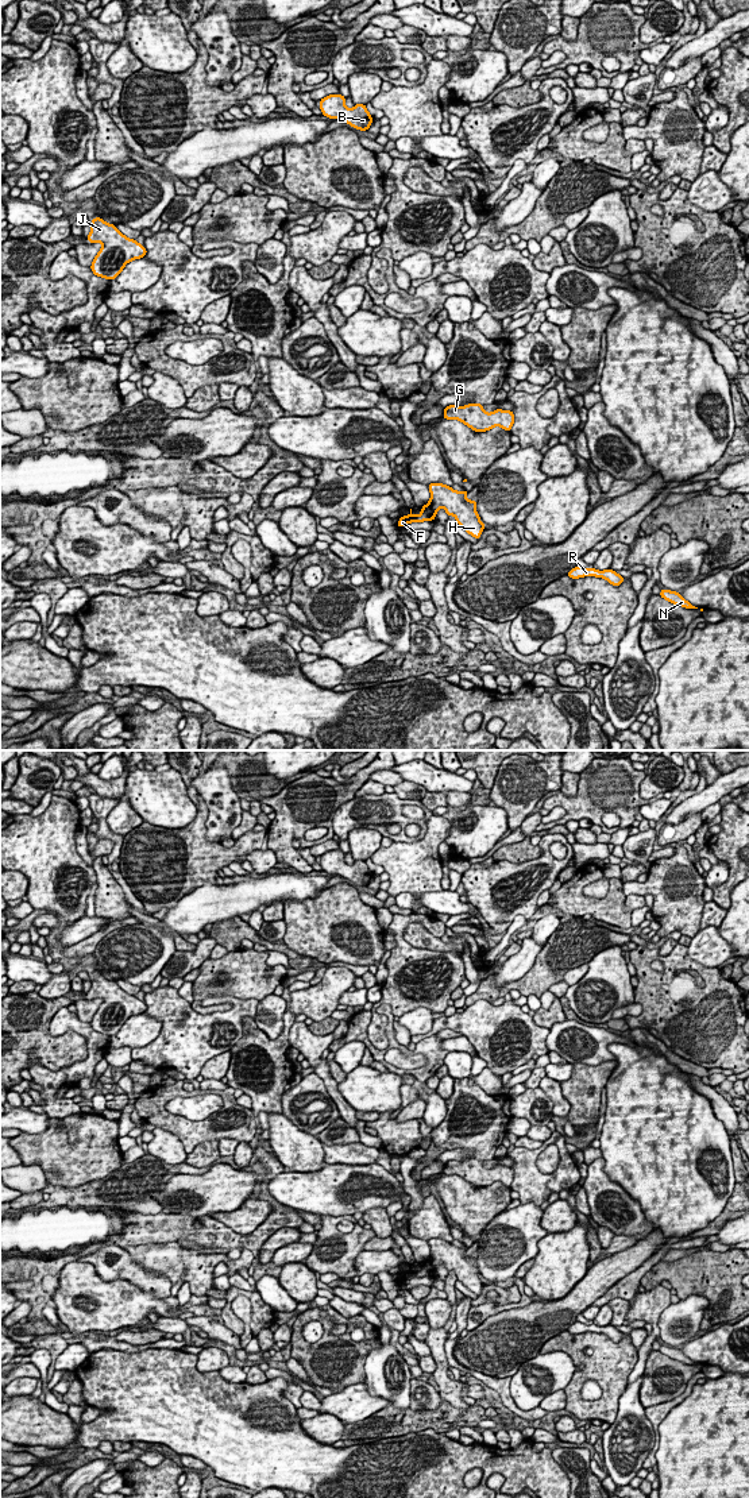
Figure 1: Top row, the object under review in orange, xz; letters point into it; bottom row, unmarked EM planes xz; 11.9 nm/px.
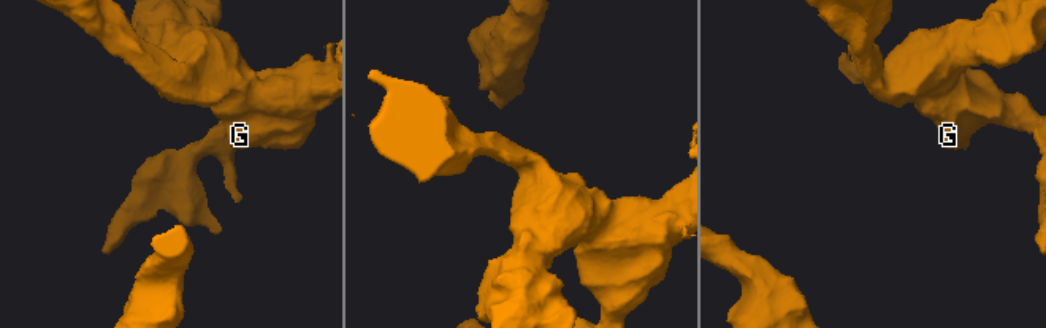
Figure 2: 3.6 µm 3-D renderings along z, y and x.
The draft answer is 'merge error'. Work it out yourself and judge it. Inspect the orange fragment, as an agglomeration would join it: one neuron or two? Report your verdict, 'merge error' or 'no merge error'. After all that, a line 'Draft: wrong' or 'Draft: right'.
no merge error
Draft: wrong

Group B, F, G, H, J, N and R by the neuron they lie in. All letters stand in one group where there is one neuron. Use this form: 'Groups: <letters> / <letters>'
Groups: B F G H J N R

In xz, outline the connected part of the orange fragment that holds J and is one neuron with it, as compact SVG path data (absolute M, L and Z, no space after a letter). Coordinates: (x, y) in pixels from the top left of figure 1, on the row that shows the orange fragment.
M100 217L92 220L90 233L86 240L103 244L93 259L90 270L94 275L107 279L115 279L128 262L147 254L144 246L128 239L113 224L107 224Z

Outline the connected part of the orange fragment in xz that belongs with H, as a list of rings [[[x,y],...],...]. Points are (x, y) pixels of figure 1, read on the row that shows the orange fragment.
[[[443,483],[428,484],[431,491],[431,501],[421,507],[420,516],[410,514],[399,517],[397,528],[405,526],[410,522],[433,521],[436,513],[440,507],[445,509],[448,516],[456,518],[457,525],[460,525],[467,533],[470,533],[476,540],[482,538],[480,532],[487,526],[480,522],[478,511],[474,509],[476,506],[475,501],[468,501],[466,497],[468,491],[463,489],[462,493],[445,486]]]

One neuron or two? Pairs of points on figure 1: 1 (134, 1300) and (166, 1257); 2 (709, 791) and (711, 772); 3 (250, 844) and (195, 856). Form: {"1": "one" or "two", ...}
{"1": "two", "2": "two", "3": "one"}

